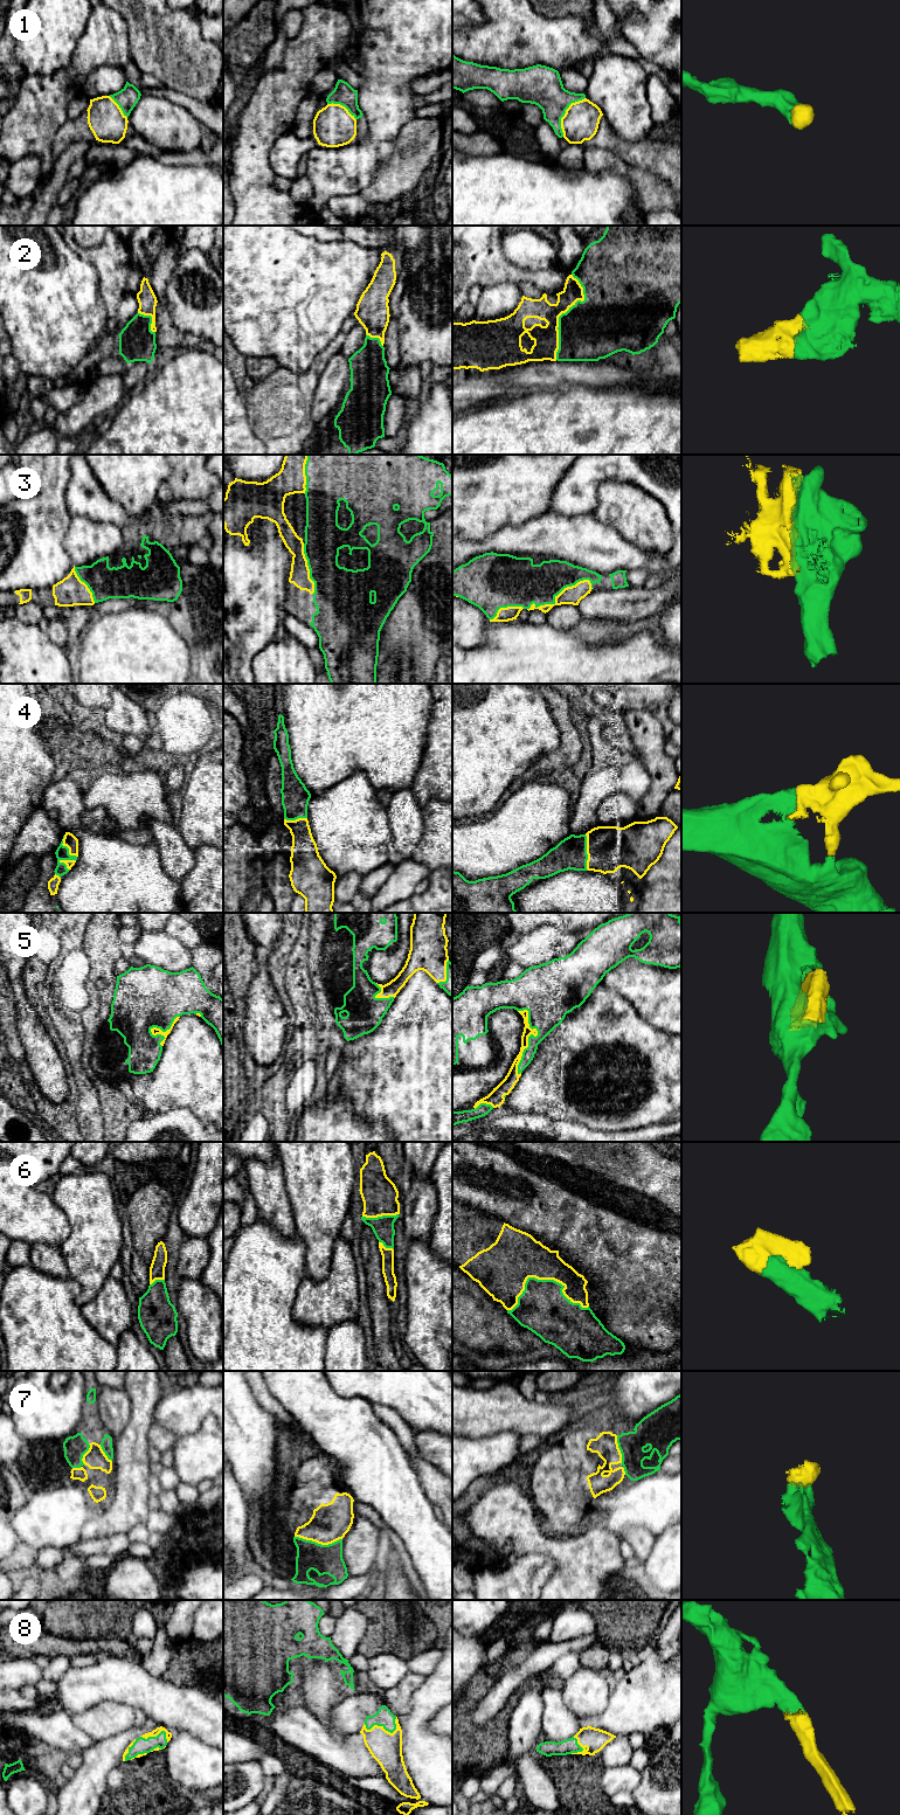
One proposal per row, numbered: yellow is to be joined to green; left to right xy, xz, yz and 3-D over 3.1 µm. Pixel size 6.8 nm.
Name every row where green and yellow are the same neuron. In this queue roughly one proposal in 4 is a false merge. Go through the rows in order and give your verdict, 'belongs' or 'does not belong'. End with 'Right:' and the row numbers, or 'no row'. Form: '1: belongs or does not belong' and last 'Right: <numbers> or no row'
1: belongs
2: belongs
3: belongs
4: belongs
5: belongs
6: belongs
7: belongs
8: belongs
Right: 1, 2, 3, 4, 5, 6, 7, 8

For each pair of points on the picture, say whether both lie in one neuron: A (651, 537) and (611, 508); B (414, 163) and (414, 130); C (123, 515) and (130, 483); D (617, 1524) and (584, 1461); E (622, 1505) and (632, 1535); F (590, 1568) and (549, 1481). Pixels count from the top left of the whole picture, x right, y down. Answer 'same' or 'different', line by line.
A: same
B: same
C: different
D: different
E: different
F: different

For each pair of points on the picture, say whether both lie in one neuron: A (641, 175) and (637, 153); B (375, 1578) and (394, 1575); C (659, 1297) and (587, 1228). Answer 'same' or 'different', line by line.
A: different
B: different
C: same

